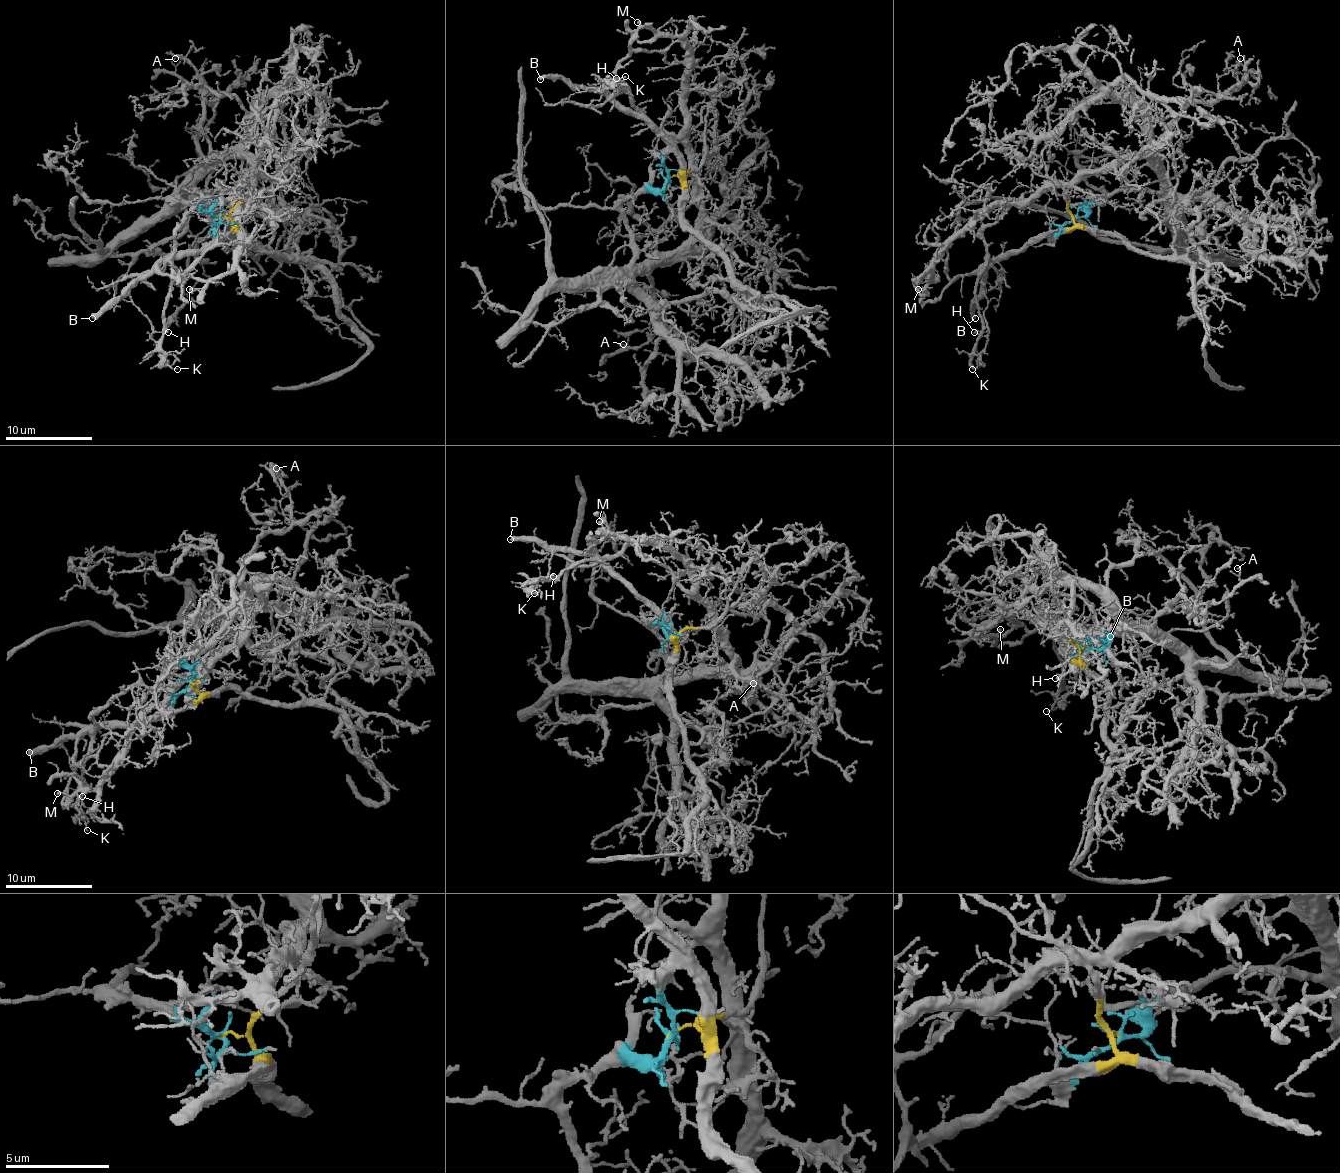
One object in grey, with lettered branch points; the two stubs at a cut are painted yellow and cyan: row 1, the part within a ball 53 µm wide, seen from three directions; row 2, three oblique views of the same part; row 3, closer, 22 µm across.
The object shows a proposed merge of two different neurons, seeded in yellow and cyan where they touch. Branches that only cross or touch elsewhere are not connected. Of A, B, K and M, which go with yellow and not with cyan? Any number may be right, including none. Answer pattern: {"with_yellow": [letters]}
{"with_yellow": ["B", "K"]}

